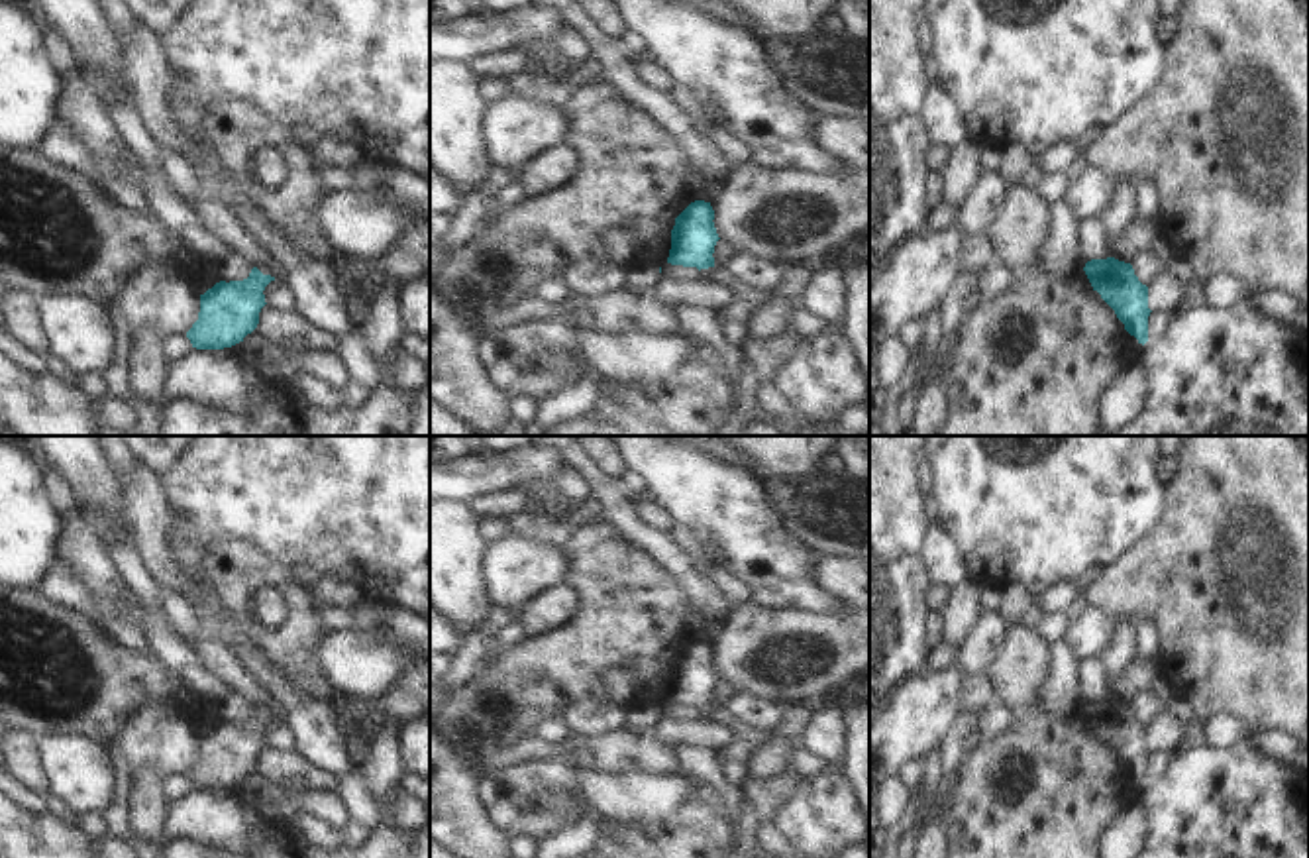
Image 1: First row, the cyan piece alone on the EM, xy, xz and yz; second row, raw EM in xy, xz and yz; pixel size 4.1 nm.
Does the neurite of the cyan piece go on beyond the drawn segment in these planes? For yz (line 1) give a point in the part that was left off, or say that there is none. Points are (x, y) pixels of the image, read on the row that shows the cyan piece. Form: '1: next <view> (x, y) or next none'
1: next none

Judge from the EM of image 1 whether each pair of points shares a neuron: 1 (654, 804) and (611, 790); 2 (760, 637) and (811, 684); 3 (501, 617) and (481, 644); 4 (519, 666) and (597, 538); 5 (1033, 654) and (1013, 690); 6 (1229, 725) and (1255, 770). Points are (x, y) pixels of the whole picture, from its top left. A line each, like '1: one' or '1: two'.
1: one
2: one
3: one
4: one
5: one
6: two

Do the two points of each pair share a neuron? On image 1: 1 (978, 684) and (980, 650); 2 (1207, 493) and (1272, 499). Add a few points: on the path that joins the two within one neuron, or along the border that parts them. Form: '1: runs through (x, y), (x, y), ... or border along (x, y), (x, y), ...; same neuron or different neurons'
1: border along (970, 674), (988, 676); different neurons
2: runs through (1223, 497), (1256, 499); same neuron

